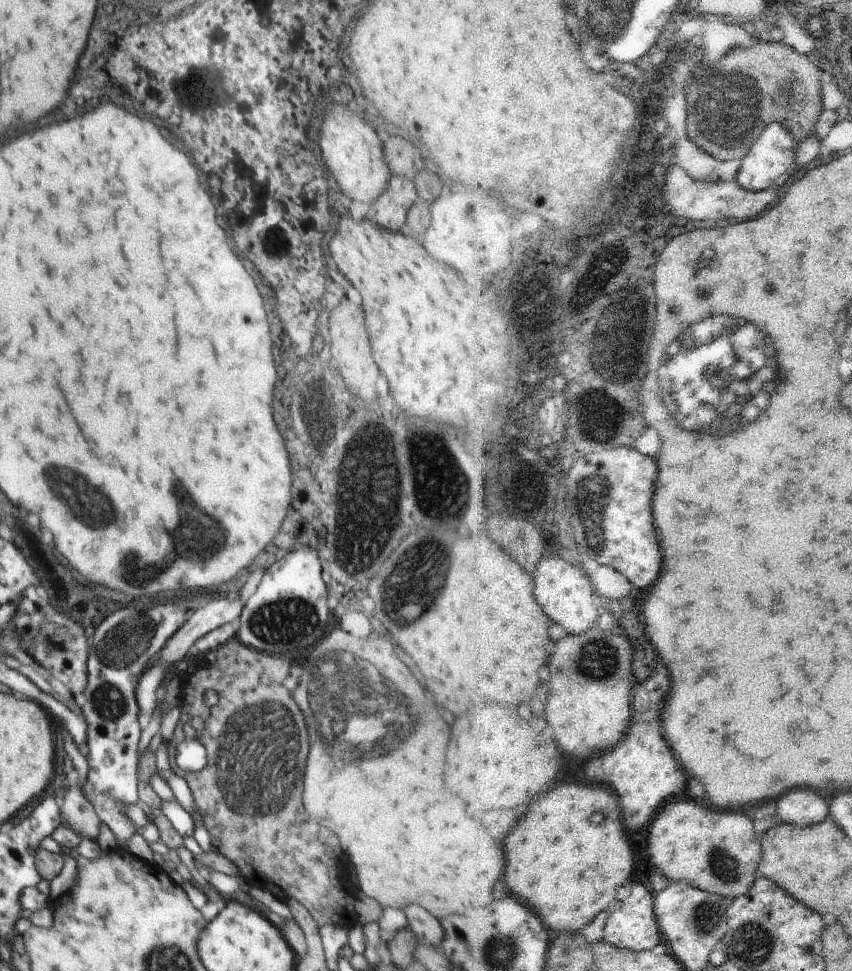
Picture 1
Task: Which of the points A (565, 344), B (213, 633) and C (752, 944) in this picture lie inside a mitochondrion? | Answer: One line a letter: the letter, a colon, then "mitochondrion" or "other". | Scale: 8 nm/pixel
A: other
B: other
C: mitochondrion

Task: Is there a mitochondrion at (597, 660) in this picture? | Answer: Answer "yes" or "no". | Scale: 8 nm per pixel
yes

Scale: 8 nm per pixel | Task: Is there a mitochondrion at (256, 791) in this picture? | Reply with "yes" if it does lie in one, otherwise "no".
yes

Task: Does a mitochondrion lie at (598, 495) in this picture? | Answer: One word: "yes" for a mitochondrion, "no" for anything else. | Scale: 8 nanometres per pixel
yes

